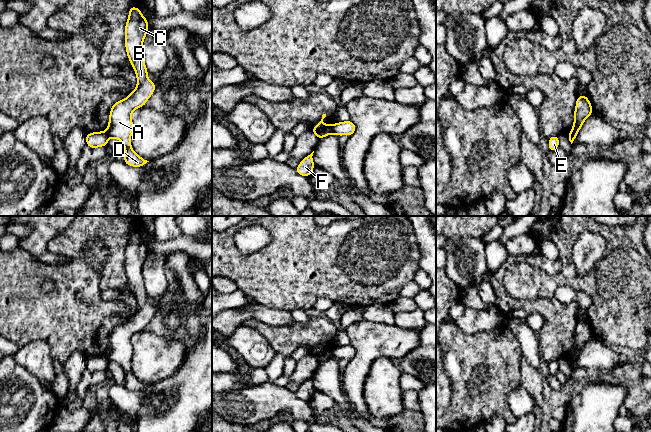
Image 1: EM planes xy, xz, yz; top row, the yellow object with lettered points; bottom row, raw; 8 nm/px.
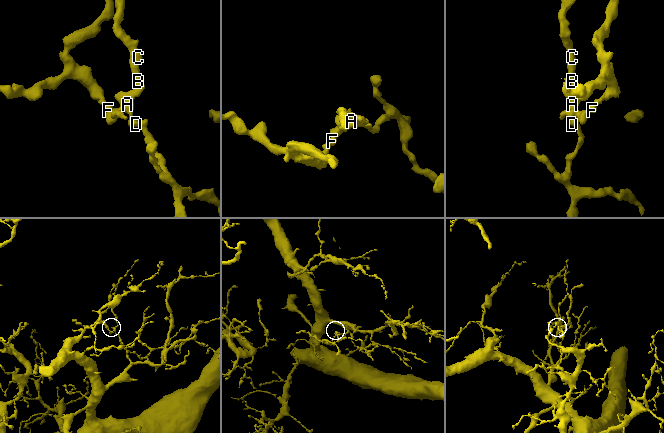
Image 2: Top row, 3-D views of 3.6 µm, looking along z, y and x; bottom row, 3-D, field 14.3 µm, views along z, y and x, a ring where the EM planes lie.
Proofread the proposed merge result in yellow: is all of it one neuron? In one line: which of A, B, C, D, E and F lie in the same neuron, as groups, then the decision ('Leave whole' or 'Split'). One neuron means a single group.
Groups: A B C D / E F. Split

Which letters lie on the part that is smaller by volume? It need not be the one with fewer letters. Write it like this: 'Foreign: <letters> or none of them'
Foreign: E, F

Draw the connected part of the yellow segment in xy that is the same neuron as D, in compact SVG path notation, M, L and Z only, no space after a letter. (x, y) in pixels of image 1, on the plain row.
M130 231L129 241L125 250L125 271L137 299L137 311L125 323L116 326L111 334L107 358L120 364L125 372L124 386L129 390L144 390L147 384L138 380L131 372L133 346L131 337L145 327L156 313L155 308L147 301L148 295L144 287L142 274L143 264L148 256L147 243L137 231Z

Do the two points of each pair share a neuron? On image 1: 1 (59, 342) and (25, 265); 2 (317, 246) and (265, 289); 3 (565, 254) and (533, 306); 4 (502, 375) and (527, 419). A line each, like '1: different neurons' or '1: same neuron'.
1: same neuron
2: same neuron
3: different neurons
4: different neurons

